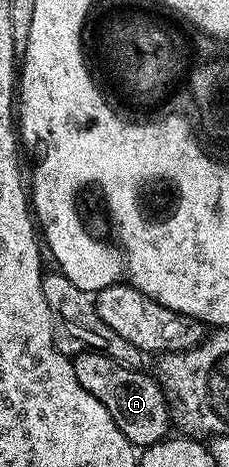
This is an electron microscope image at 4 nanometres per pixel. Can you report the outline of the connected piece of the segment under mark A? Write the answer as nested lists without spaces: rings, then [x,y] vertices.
[[[84,349],[79,353],[83,354],[74,355],[73,358],[73,372],[77,372],[77,381],[80,382],[81,388],[85,388],[85,392],[89,392],[89,396],[93,396],[97,400],[101,400],[101,404],[105,404],[105,412],[109,412],[109,416],[117,424],[117,428],[130,440],[132,446],[149,448],[153,443],[163,441],[172,433],[173,415],[168,407],[167,398],[150,373],[143,374],[142,369],[125,368],[120,362],[99,350]]]

